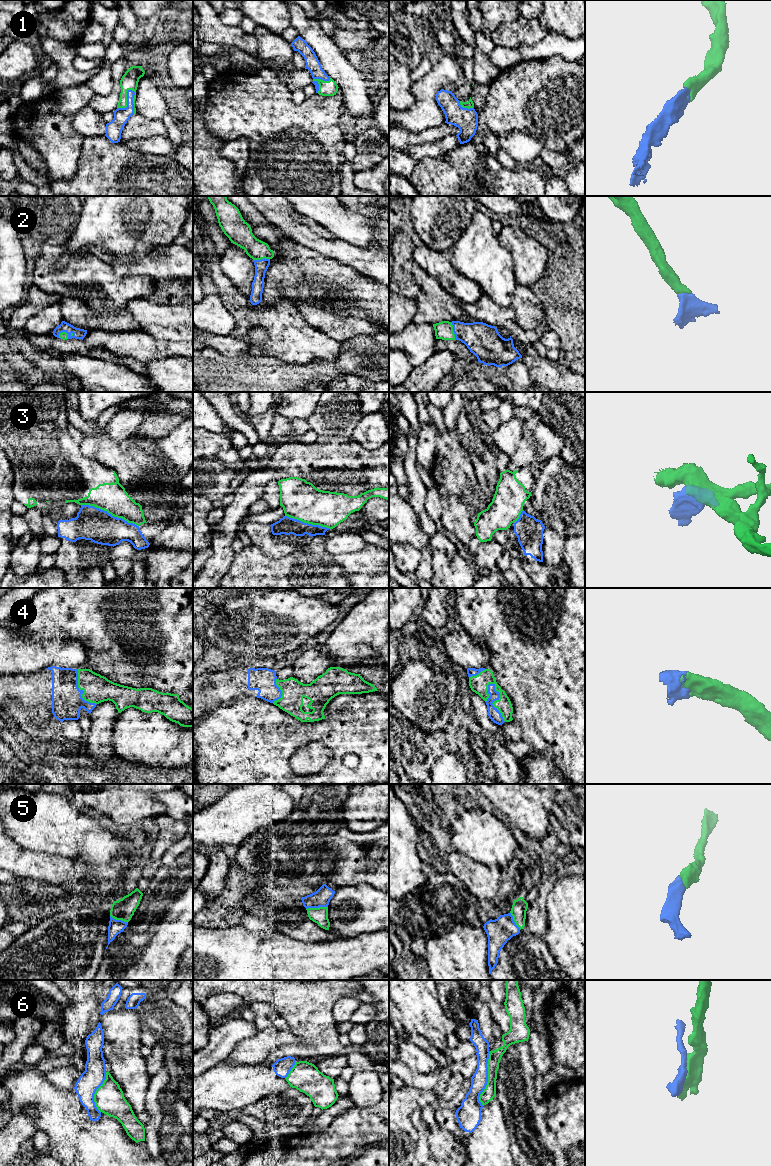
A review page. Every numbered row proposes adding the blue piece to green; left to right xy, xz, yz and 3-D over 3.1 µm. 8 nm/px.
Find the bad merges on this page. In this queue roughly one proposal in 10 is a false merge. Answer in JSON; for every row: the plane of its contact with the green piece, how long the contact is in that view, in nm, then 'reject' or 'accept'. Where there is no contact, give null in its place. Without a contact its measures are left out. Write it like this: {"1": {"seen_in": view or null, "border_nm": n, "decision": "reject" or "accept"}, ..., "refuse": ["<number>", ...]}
{"1": {"seen_in": "xy", "border_nm": 200, "decision": "accept"}, "2": {"seen_in": "yz", "border_nm": 150, "decision": "accept"}, "3": {"seen_in": "xy", "border_nm": 500, "decision": "reject"}, "4": {"seen_in": "yz", "border_nm": 340, "decision": "accept"}, "5": {"seen_in": "xz", "border_nm": 180, "decision": "accept"}, "6": {"seen_in": "yz", "border_nm": 440, "decision": "reject"}, "refuse": ["3", "6"]}

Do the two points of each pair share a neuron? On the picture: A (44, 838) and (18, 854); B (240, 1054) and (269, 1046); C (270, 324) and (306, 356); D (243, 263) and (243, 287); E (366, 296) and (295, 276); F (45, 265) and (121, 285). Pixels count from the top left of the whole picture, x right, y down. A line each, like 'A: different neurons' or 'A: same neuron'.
A: different neurons
B: same neuron
C: same neuron
D: same neuron
E: same neuron
F: same neuron

